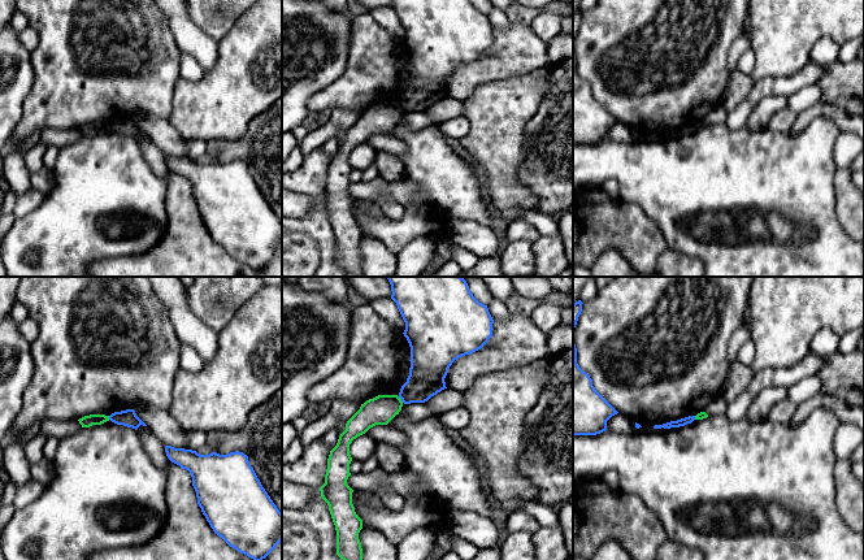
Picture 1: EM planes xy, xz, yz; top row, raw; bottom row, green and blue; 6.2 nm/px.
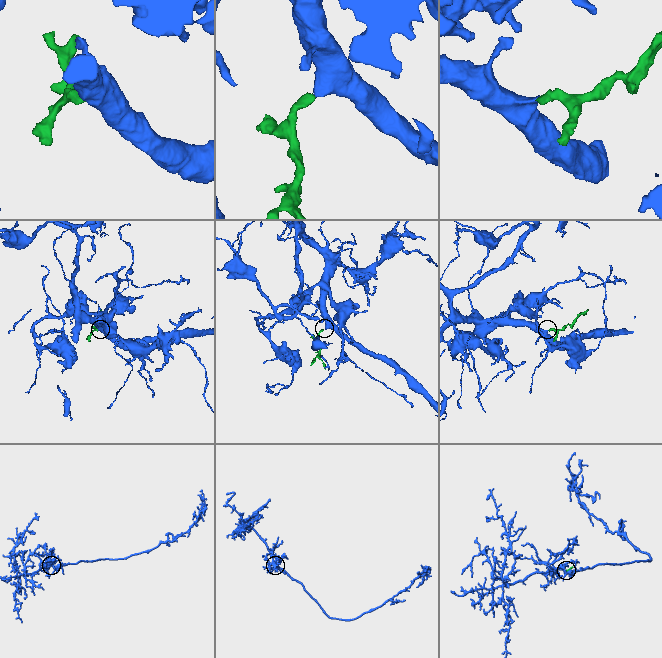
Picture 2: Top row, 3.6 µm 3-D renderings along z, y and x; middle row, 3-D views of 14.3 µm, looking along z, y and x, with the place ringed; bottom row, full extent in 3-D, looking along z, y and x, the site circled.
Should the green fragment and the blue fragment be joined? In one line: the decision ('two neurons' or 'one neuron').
two neurons

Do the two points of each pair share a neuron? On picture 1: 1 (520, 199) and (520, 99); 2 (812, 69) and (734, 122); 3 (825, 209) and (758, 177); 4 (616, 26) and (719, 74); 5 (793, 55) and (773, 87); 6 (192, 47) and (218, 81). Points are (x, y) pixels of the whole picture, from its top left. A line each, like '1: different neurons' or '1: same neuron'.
1: same neuron
2: same neuron
3: same neuron
4: same neuron
5: different neurons
6: different neurons

